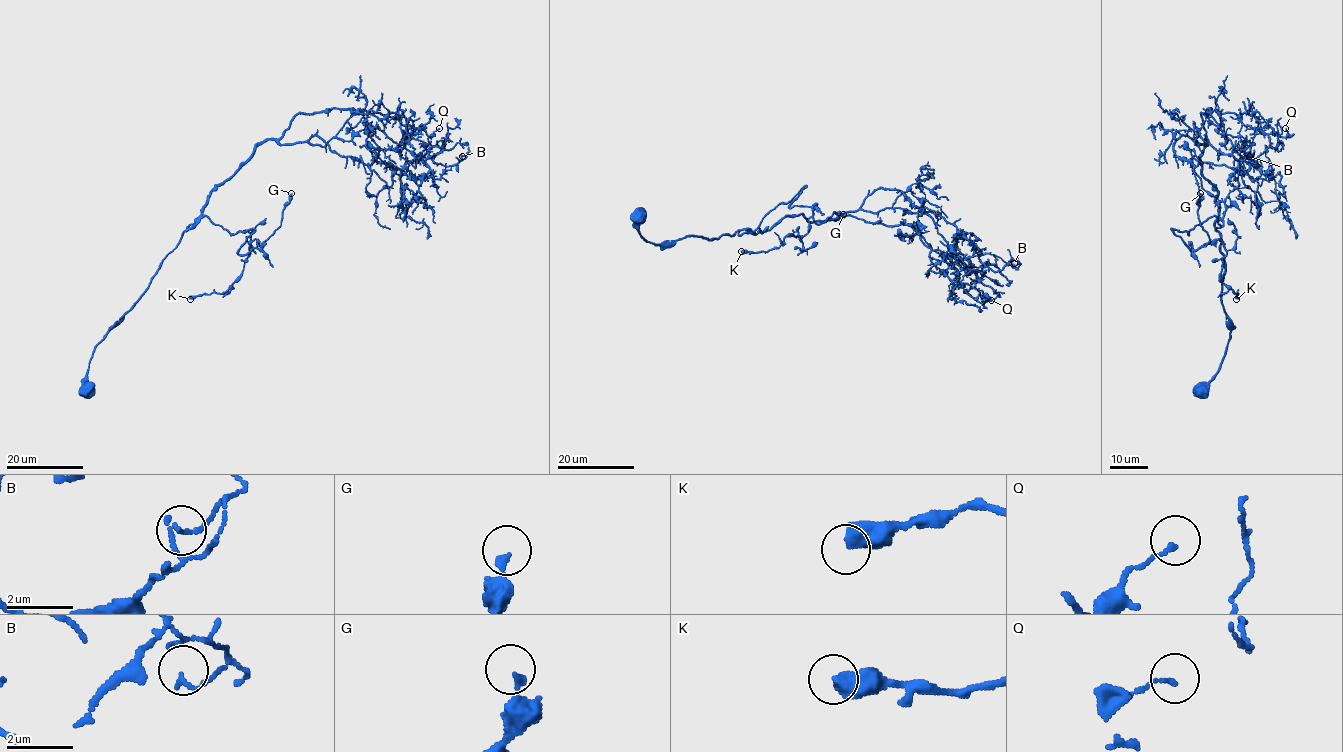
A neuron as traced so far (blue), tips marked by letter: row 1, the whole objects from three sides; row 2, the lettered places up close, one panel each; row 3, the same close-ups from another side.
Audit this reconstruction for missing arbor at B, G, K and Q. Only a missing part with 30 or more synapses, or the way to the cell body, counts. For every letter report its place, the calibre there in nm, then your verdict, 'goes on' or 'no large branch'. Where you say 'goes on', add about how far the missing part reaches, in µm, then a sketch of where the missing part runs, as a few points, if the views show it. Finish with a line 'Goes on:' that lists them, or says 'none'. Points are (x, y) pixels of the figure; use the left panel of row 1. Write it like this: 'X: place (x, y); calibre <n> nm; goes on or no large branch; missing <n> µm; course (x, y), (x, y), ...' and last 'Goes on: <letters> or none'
B: place (462, 156); calibre 120 nm; no large branch
G: place (291, 193); calibre 200 nm; no large branch
K: place (190, 299); calibre 550 nm; no large branch
Q: place (439, 128); calibre 130 nm; no large branch
Goes on: none

